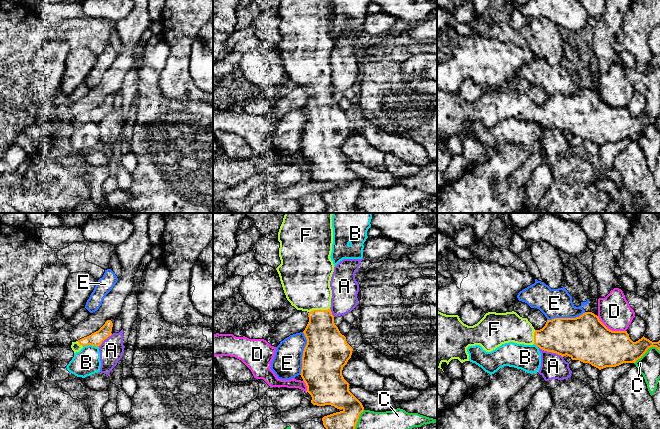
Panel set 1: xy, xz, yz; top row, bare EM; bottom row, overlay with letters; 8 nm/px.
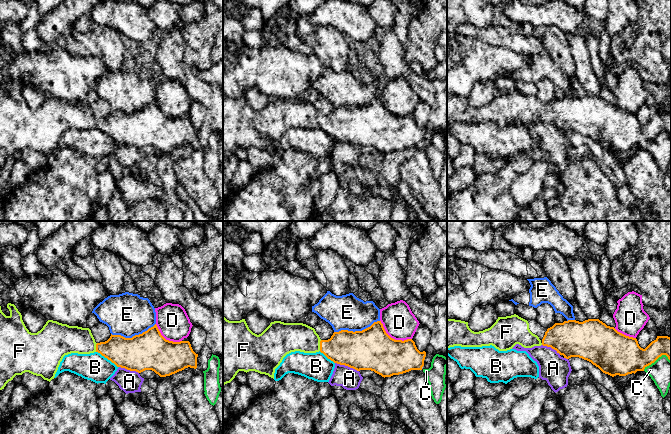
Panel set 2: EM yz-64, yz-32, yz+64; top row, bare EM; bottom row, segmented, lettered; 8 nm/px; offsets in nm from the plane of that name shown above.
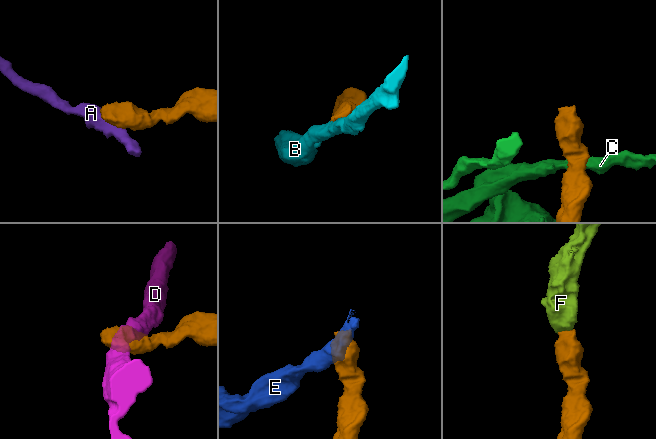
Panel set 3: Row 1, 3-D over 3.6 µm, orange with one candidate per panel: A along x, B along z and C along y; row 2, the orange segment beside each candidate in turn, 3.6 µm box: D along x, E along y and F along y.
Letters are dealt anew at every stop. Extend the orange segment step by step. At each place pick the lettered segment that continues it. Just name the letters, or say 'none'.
F

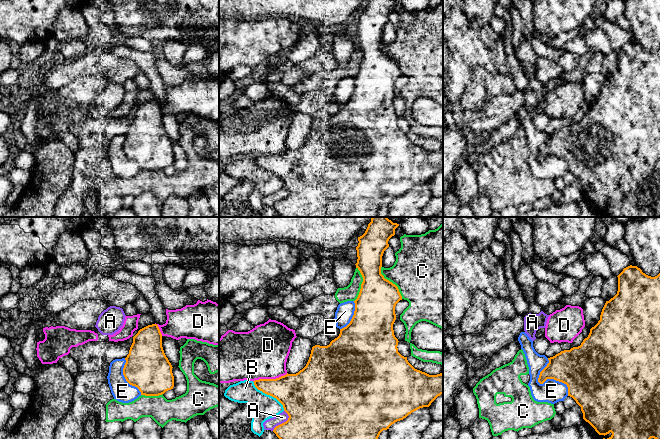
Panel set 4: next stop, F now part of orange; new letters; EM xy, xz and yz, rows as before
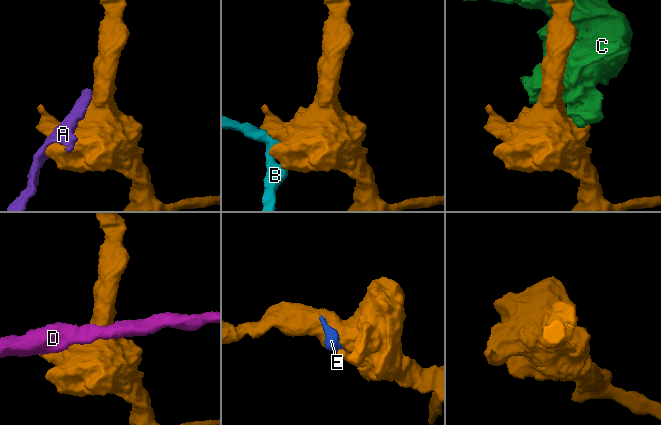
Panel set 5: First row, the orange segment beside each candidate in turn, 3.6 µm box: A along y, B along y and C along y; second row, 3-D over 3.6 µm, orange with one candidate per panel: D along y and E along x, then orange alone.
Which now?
none

